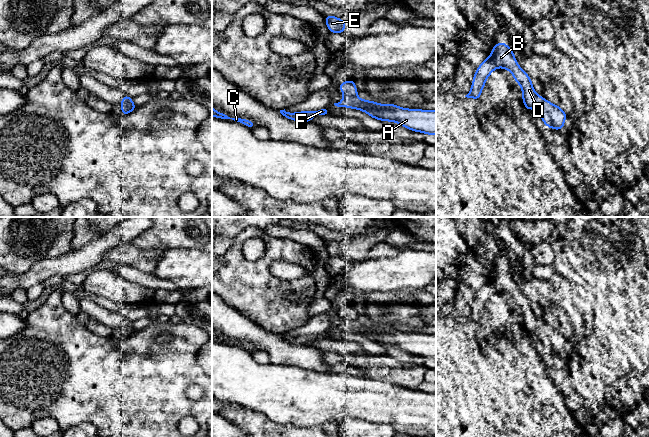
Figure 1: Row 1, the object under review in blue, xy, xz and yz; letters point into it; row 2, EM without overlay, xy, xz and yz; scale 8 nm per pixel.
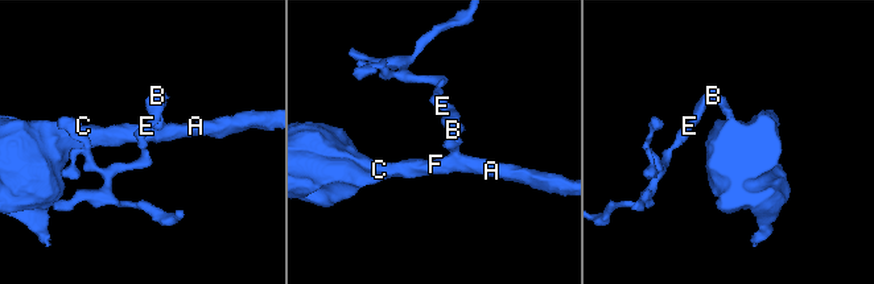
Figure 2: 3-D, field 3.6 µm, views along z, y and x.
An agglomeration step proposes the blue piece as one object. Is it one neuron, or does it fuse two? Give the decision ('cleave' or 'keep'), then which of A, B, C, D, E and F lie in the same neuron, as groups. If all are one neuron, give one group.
keep | A B C D E F

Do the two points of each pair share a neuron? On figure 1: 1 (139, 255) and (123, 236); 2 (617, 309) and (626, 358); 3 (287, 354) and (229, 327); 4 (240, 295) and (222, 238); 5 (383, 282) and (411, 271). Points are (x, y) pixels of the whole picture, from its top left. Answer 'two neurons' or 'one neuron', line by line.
1: two neurons
2: one neuron
3: one neuron
4: two neurons
5: one neuron

